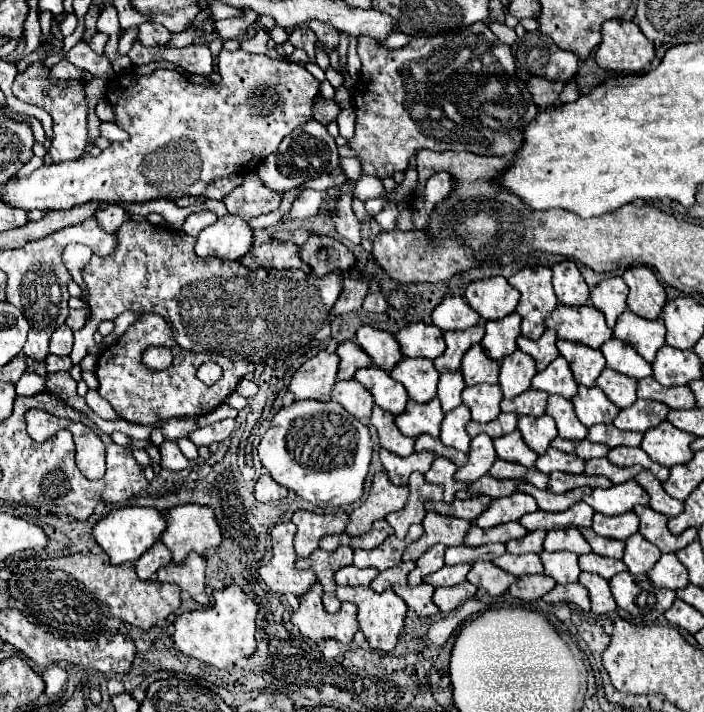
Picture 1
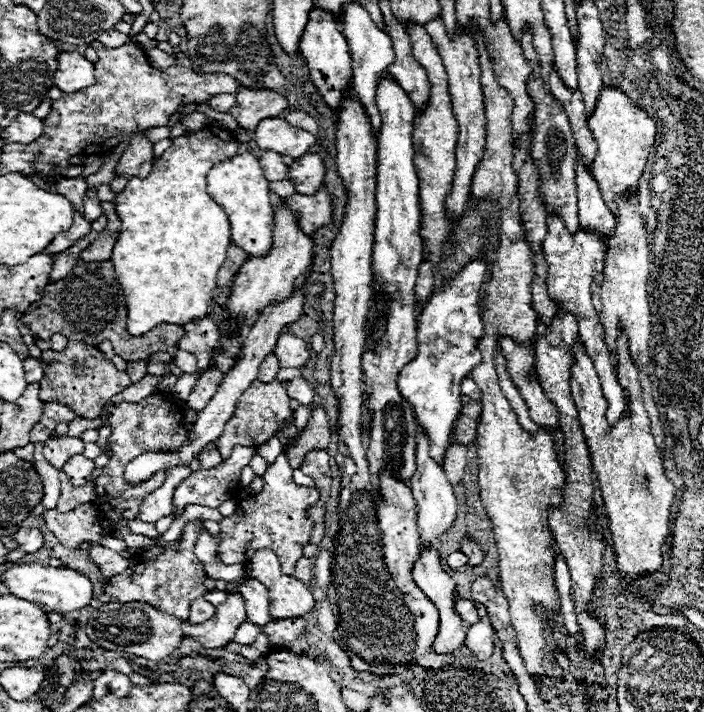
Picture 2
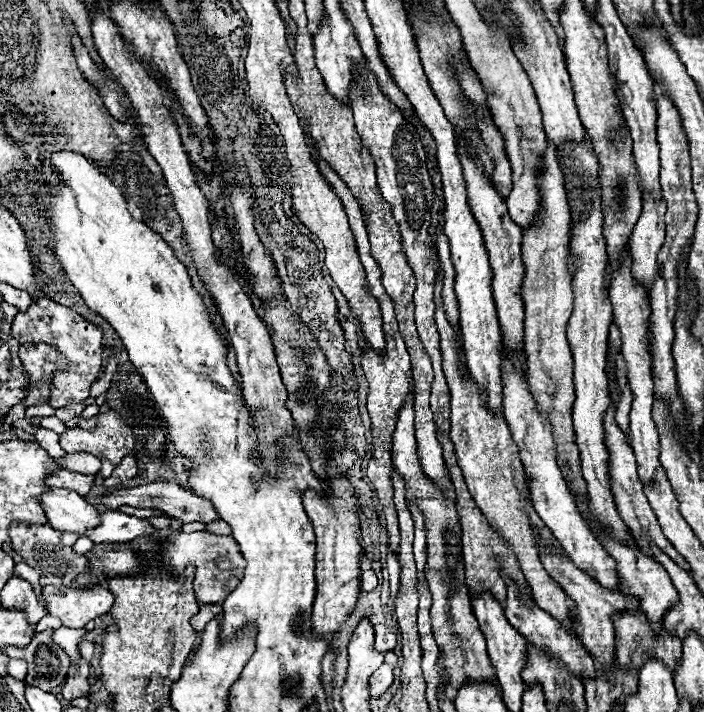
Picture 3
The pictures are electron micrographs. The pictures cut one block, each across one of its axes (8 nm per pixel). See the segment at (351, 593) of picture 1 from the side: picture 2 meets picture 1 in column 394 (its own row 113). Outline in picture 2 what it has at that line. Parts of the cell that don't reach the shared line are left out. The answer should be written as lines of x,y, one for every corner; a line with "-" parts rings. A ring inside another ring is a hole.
604,86
596,110
588,120
588,126
598,144
598,152
592,164
592,176
604,196
604,202
614,212
614,216
618,216
616,202
612,200
614,196
622,196
626,200
630,196
630,190
638,190
644,166
656,140
656,124
646,116
644,110
636,108
624,92
612,86

